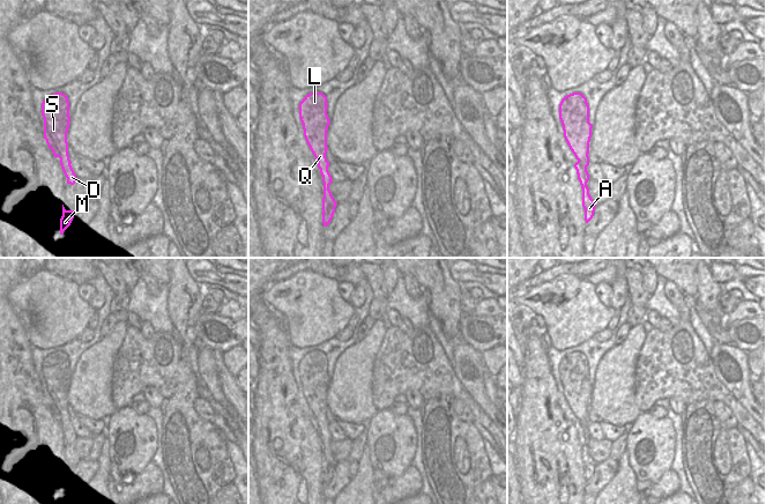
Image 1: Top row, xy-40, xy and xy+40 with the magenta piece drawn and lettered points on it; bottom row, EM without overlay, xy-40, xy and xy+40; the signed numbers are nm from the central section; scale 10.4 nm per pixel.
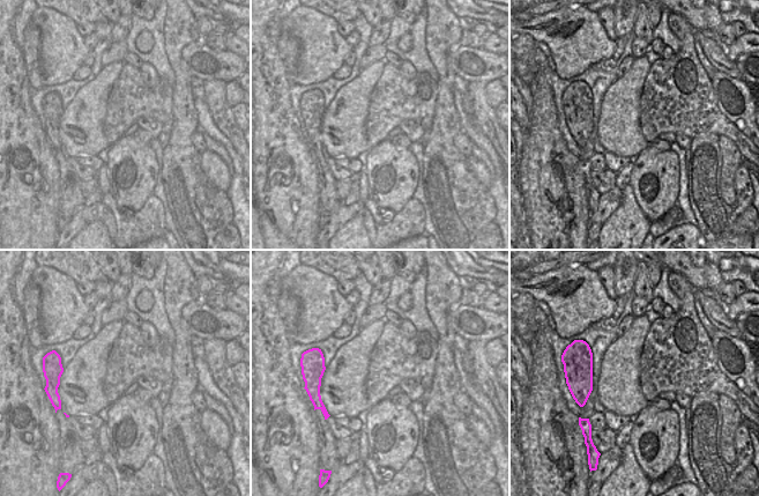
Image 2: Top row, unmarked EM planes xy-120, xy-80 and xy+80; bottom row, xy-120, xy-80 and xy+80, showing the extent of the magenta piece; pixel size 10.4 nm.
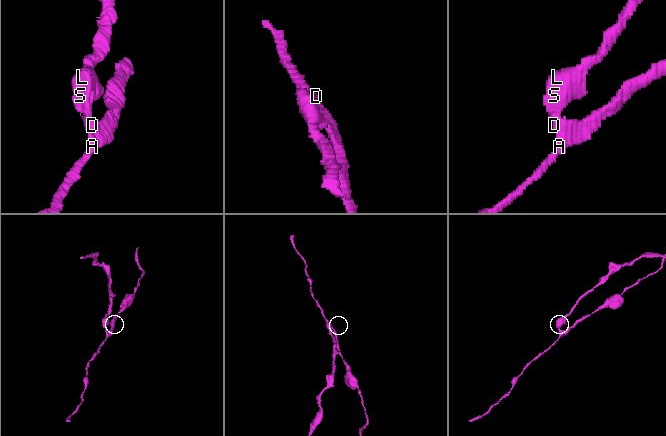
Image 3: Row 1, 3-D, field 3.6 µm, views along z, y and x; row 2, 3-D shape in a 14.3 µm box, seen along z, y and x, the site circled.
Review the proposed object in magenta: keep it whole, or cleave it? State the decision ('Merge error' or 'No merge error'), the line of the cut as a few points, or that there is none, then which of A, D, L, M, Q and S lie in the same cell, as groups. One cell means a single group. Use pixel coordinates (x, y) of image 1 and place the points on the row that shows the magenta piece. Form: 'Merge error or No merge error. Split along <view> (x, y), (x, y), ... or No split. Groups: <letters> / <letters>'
Merge error. Split along xy+40 (578, 161), (581, 167), (586, 168). Groups: A D M / L Q S.

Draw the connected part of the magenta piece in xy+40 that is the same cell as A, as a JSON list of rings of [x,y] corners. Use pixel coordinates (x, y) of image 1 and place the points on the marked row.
[[[577,162],[574,164],[574,168],[577,170],[578,179],[580,181],[580,185],[582,188],[582,207],[585,209],[585,221],[586,221],[586,223],[588,223],[593,218],[595,207],[596,207],[596,203],[592,199],[592,197],[589,194],[589,188],[587,186],[587,183],[589,180],[589,173],[587,171],[587,168],[580,166],[579,162]]]

